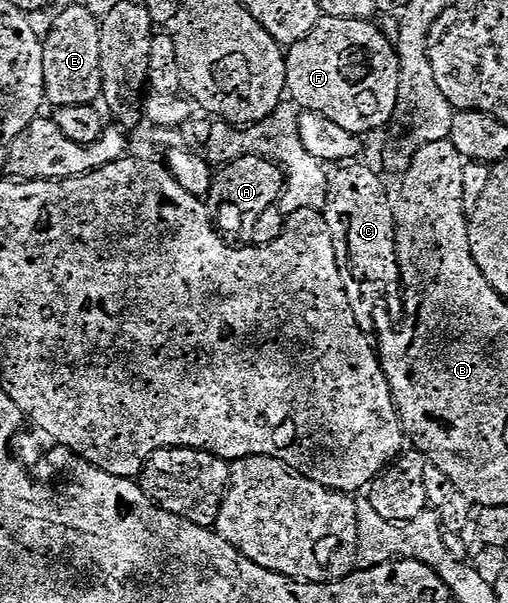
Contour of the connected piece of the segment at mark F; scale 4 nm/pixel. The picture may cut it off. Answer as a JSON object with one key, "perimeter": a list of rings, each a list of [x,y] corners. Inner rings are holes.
{"perimeter":[[[342,20],[332,21],[327,25],[329,26],[328,31],[317,30],[287,56],[290,95],[301,103],[301,108],[342,125],[350,133],[361,137],[367,136],[367,131],[376,131],[379,127],[386,126],[391,121],[396,106],[399,103],[401,106],[402,72],[397,48],[393,40],[391,43],[372,21]],[[358,51],[360,51],[360,71],[356,67],[350,71],[348,65]]]}

